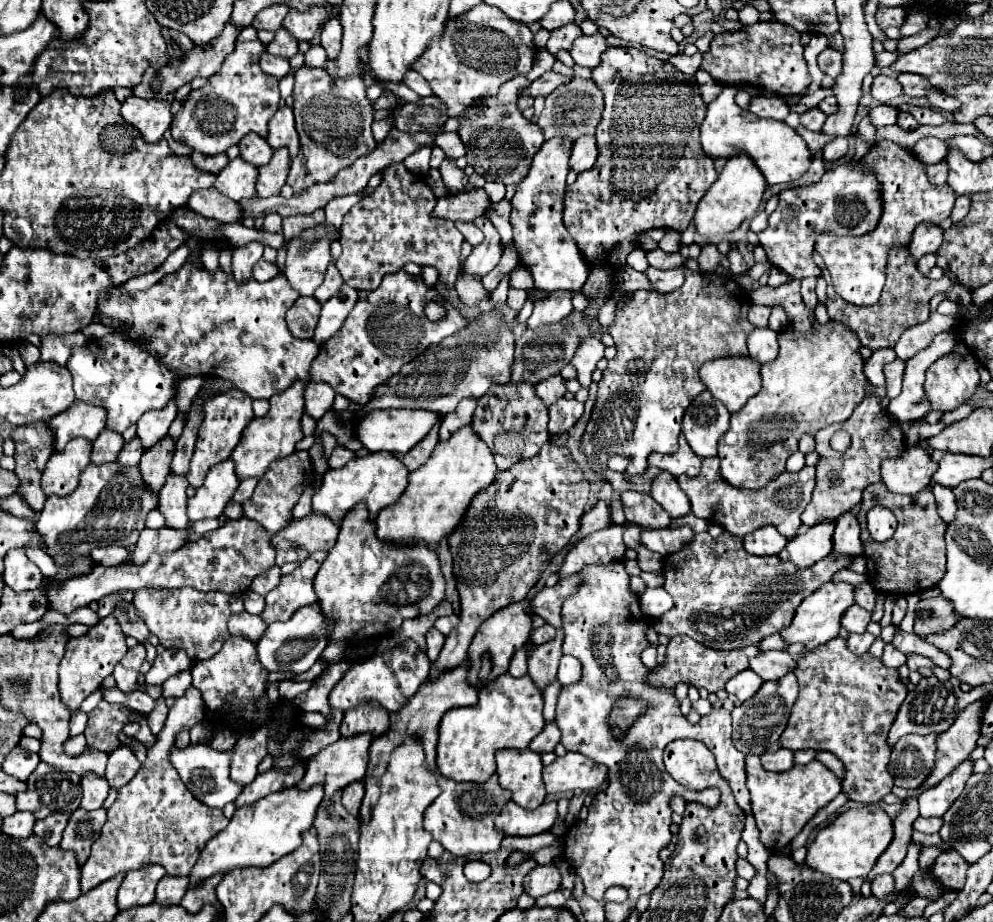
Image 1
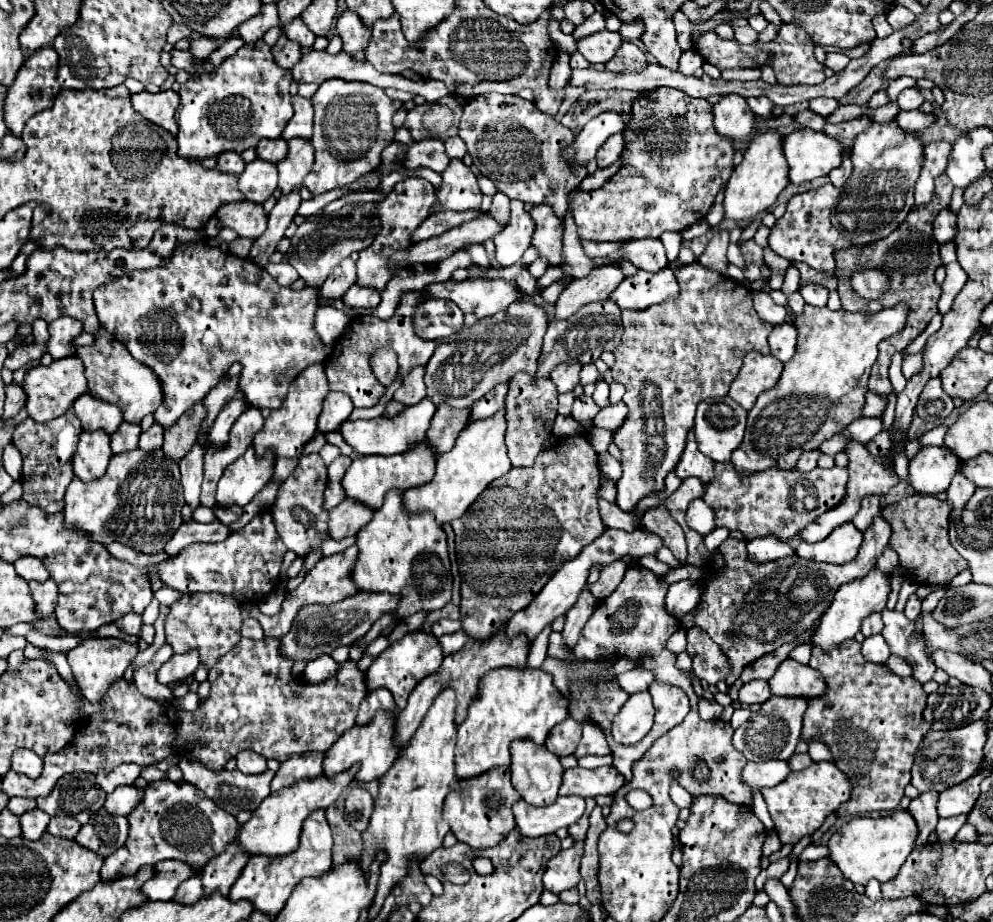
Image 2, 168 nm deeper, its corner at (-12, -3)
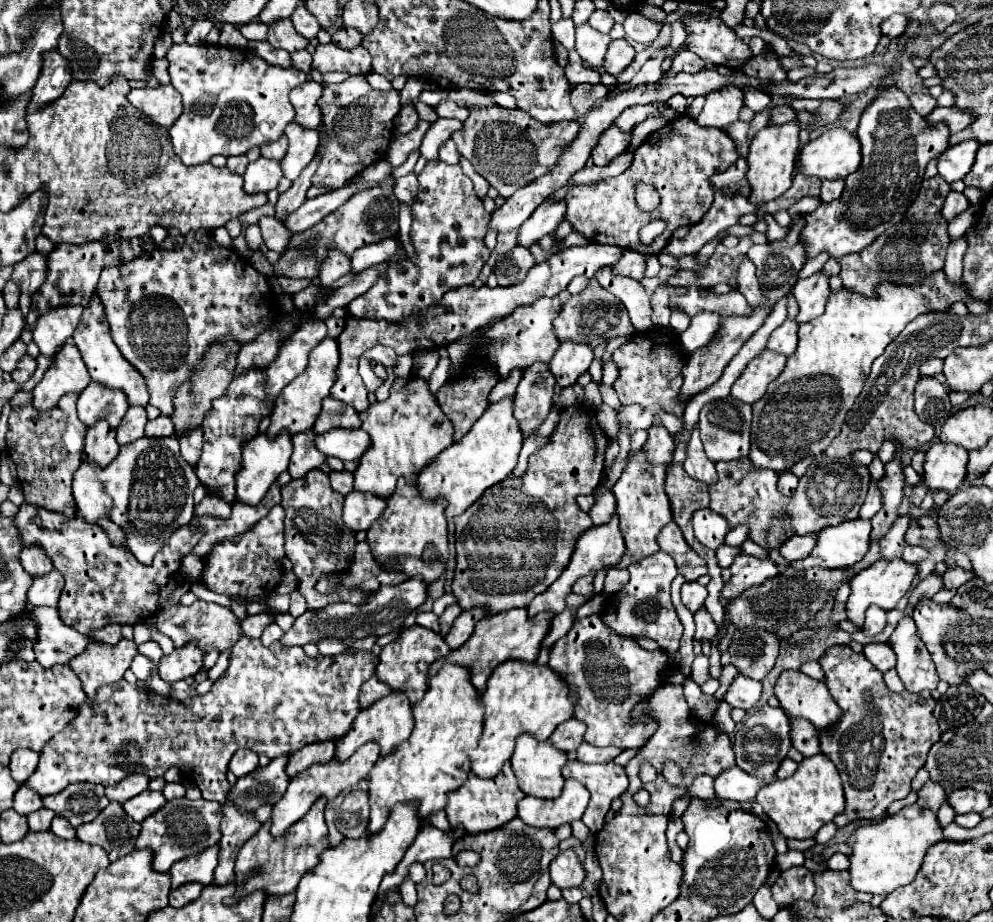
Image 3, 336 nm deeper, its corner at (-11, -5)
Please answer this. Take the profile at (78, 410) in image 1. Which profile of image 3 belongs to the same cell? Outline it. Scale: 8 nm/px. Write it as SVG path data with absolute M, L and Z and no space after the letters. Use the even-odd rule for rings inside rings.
M94 381L78 397L78 417L88 427L100 419L106 419L112 427L118 427L128 407L126 395L120 389L110 389Z

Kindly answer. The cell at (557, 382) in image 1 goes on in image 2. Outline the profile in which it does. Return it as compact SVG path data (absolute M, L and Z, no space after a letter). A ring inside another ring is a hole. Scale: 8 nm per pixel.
M577 363L575 365L565 365L565 367L557 367L557 371L553 371L551 381L557 385L559 393L569 393L579 385L579 369Z

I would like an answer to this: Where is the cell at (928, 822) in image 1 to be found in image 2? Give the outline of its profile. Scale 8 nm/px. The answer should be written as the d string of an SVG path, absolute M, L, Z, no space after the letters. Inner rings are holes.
M965 815L939 819L939 823L937 823L937 827L935 827L935 833L937 833L939 841L951 841L963 823L965 823Z

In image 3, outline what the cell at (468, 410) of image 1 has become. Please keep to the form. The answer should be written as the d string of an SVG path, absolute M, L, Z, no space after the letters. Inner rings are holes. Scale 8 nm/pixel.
M514 369L508 377L500 379L496 383L496 387L492 389L492 393L490 393L490 403L496 403L496 401L500 401L500 399L504 399L508 395L514 395L516 385L520 383L520 377L522 377L522 369Z

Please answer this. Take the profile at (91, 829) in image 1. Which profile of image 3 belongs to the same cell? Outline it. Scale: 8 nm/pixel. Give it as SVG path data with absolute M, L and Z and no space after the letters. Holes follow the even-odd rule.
M110 801L110 805L92 823L80 825L76 829L76 837L80 841L100 845L106 849L110 861L116 861L134 851L138 835L140 823L128 817L118 801Z

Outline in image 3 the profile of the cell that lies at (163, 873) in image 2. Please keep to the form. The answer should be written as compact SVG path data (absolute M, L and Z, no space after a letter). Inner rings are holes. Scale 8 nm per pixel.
M218 845L214 849L204 849L204 853L196 853L186 857L184 861L176 861L172 865L172 887L180 887L182 883L198 881L202 885L210 885L214 879L214 869L218 865Z

